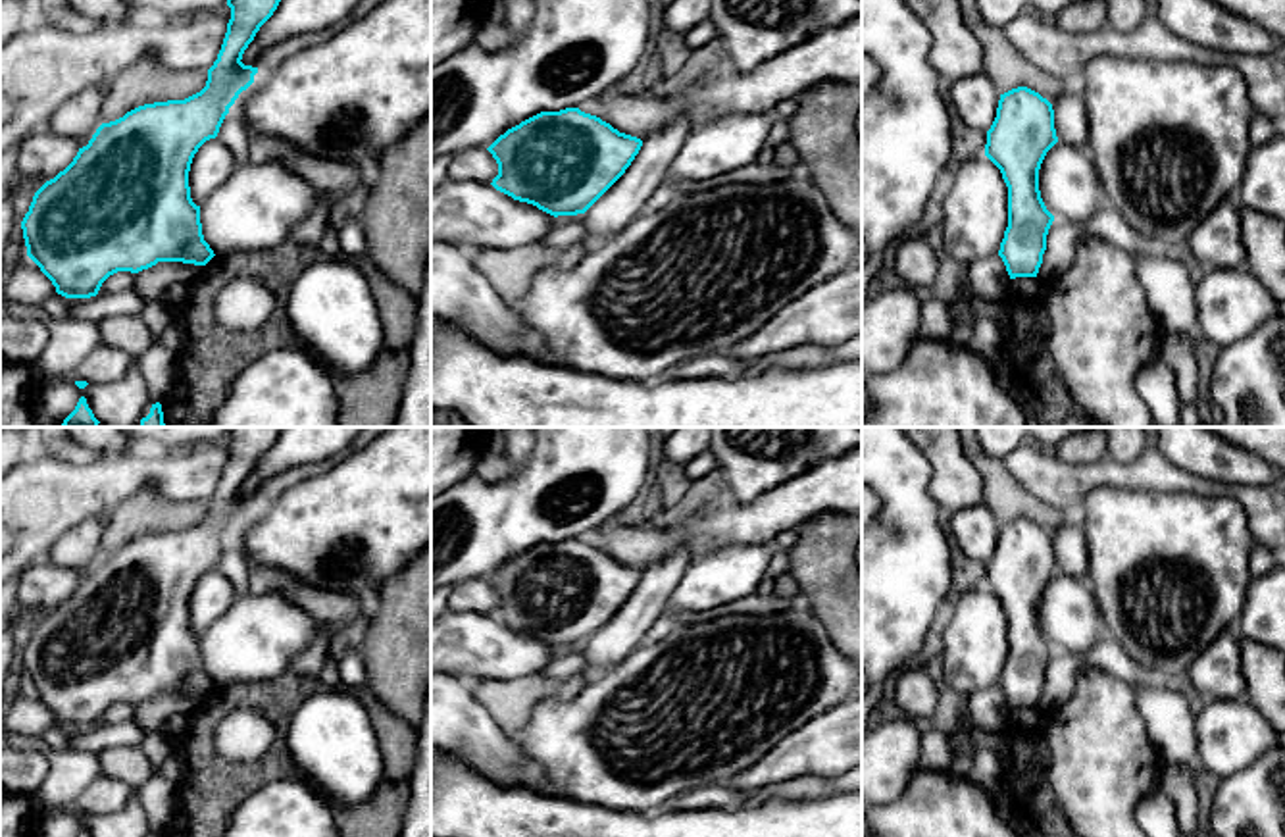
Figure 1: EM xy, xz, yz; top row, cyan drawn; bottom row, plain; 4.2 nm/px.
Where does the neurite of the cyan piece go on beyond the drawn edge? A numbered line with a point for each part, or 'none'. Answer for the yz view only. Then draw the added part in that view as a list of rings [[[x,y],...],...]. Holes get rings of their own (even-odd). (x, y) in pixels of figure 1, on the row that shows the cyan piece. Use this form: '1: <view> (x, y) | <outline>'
1: yz (1070, 189) | [[[1058,140],[1039,169],[1039,190],[1046,210],[1075,225],[1085,225],[1096,212],[1108,210],[1093,160],[1083,148]]]

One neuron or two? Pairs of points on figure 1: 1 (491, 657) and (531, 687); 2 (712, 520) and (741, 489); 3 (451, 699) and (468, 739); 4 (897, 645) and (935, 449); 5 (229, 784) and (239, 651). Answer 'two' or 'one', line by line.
1: two
2: two
3: one
4: two
5: two

